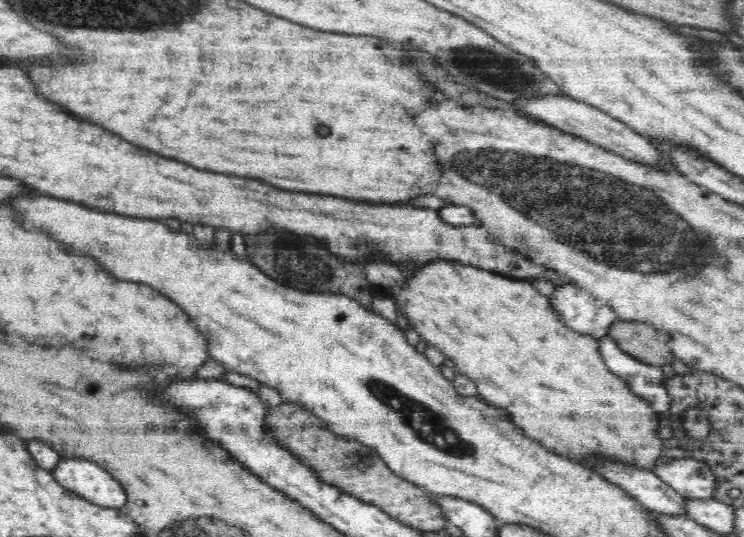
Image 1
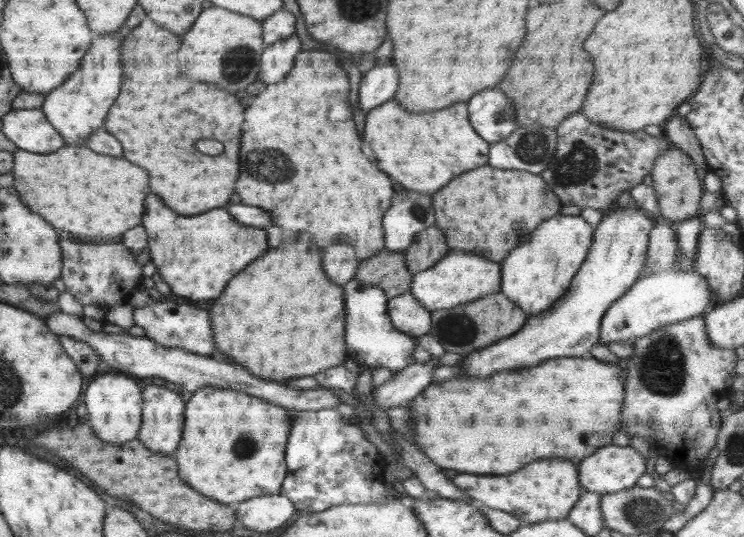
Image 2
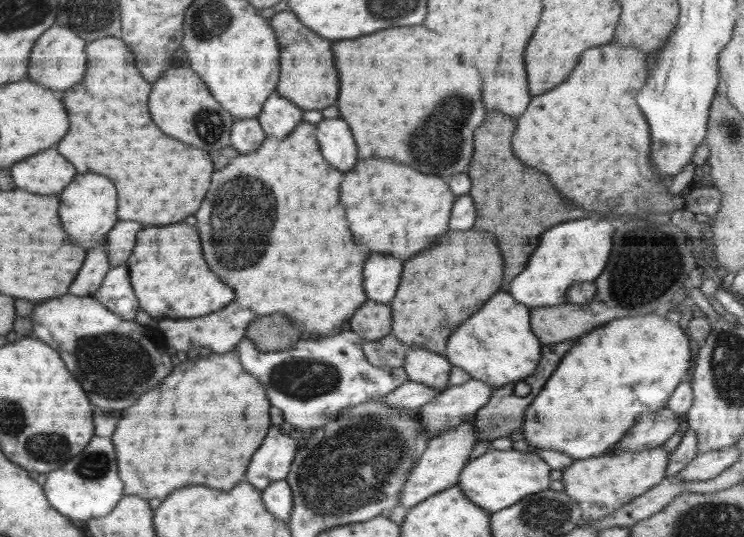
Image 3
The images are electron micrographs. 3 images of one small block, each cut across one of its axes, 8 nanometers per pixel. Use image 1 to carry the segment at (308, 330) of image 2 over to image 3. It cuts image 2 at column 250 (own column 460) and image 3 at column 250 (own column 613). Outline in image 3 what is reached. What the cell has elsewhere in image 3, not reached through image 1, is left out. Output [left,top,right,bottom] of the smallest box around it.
[111,349,270,500]

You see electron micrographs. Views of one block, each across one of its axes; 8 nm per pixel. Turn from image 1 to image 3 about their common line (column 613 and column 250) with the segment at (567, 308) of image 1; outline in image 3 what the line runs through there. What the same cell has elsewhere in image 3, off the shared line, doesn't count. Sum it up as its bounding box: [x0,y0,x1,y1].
[160,302,256,354]

